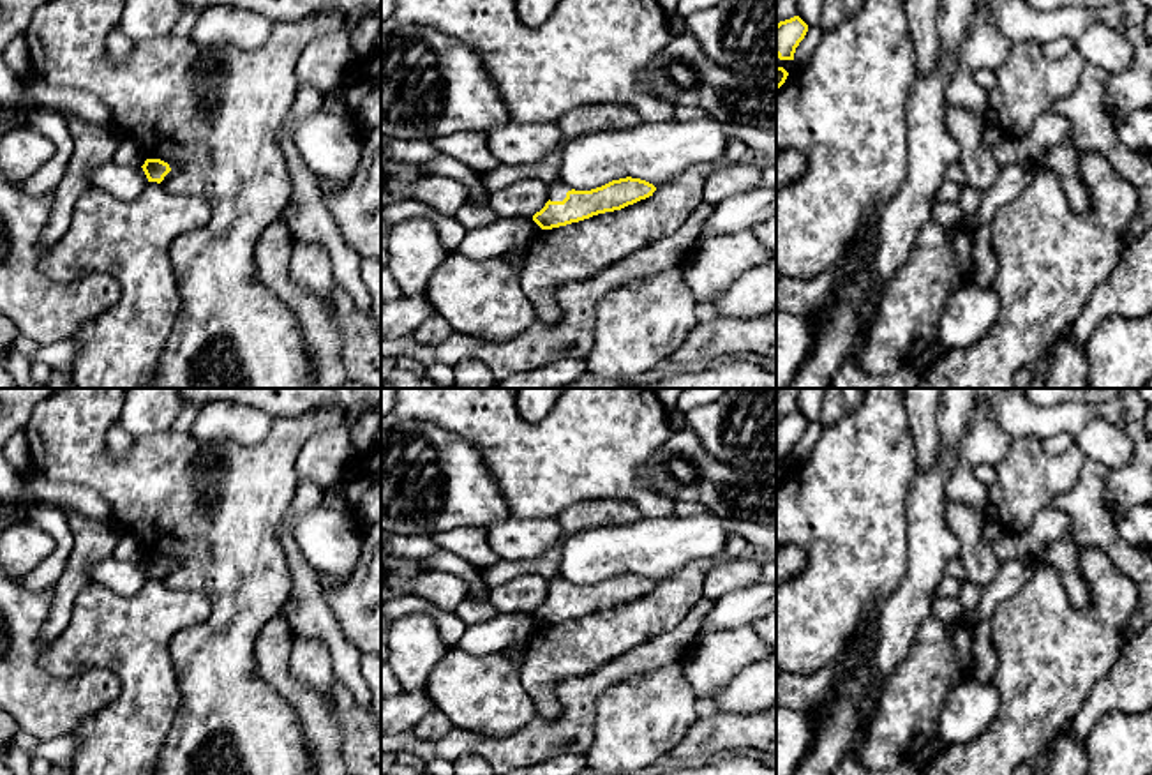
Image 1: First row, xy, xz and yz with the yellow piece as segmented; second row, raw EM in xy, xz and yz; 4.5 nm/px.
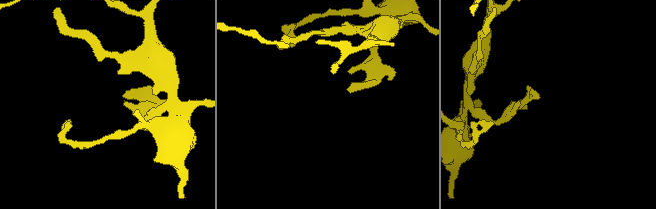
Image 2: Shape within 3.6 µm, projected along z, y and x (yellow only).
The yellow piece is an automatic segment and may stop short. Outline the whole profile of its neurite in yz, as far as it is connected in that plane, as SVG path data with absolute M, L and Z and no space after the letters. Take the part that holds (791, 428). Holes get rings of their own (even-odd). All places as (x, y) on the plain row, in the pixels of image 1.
M794 411L776 420L776 452L780 455L794 455L796 443L804 434L808 420Z

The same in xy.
M146 554L141 561L148 577L161 579L164 572L171 567L169 560L161 554Z

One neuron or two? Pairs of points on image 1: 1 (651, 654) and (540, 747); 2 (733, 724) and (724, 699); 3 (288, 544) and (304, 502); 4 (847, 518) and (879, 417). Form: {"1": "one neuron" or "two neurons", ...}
{"1": "one neuron", "2": "two neurons", "3": "one neuron", "4": "one neuron"}

